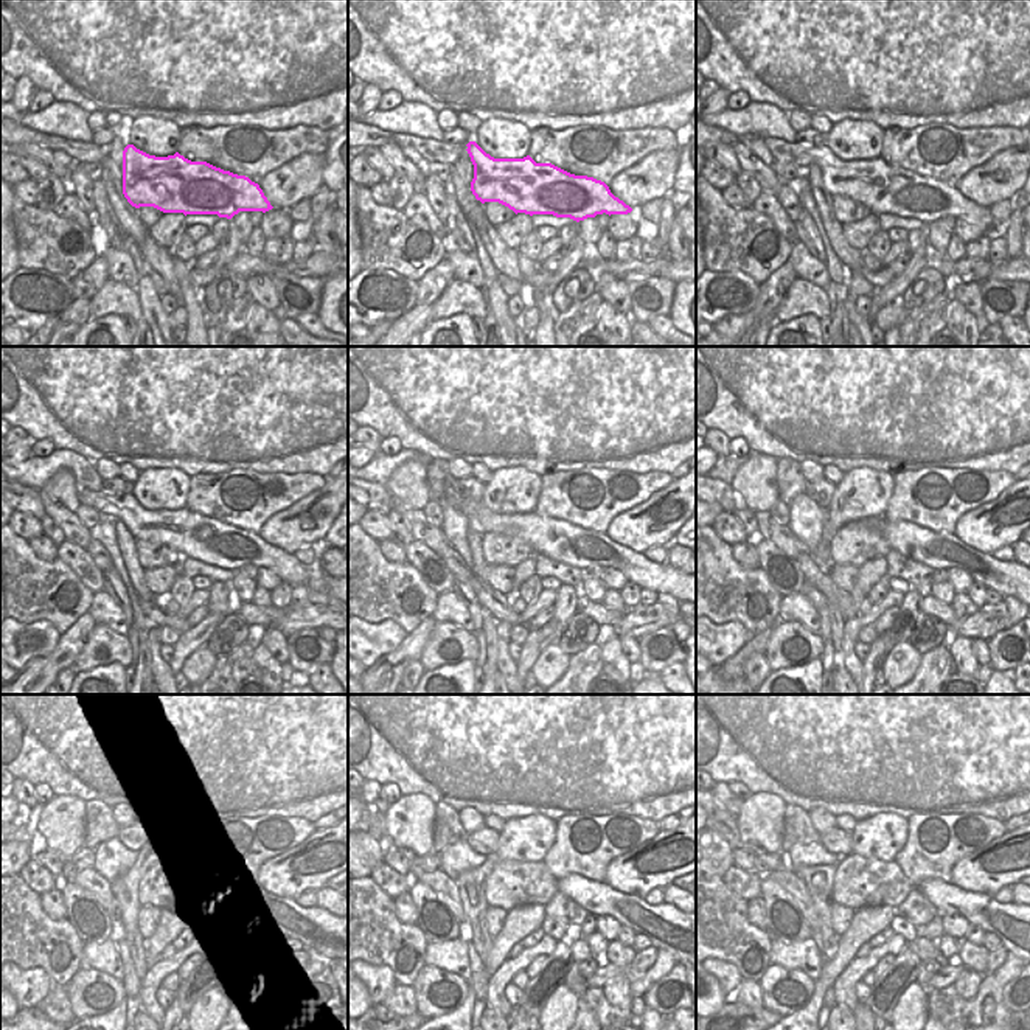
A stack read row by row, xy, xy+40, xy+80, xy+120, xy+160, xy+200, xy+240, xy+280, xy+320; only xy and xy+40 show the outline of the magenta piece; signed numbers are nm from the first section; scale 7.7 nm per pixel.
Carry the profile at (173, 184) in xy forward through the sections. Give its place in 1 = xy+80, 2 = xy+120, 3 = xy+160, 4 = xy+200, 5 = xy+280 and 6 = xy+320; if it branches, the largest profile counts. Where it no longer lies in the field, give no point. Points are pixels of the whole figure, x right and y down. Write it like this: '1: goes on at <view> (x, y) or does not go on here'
1: goes on at xy+80 (881, 187)
2: goes on at xy+120 (194, 536)
3: goes on at xy+160 (563, 541)
4: goes on at xy+200 (934, 549)
5: goes on at xy+280 (664, 925)
6: goes on at xy+320 (1012, 923)

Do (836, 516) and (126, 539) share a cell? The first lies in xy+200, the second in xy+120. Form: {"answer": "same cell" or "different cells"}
{"answer": "different cells"}

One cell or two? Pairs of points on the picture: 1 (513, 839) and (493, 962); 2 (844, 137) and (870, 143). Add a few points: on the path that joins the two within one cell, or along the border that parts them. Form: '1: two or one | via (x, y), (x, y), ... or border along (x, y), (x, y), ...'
1: two | border along (493, 939), (493, 948), (483, 963)
2: one | via (850, 140), (864, 140)

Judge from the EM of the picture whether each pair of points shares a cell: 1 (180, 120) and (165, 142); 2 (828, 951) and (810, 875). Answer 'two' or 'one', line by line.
1: two
2: one

